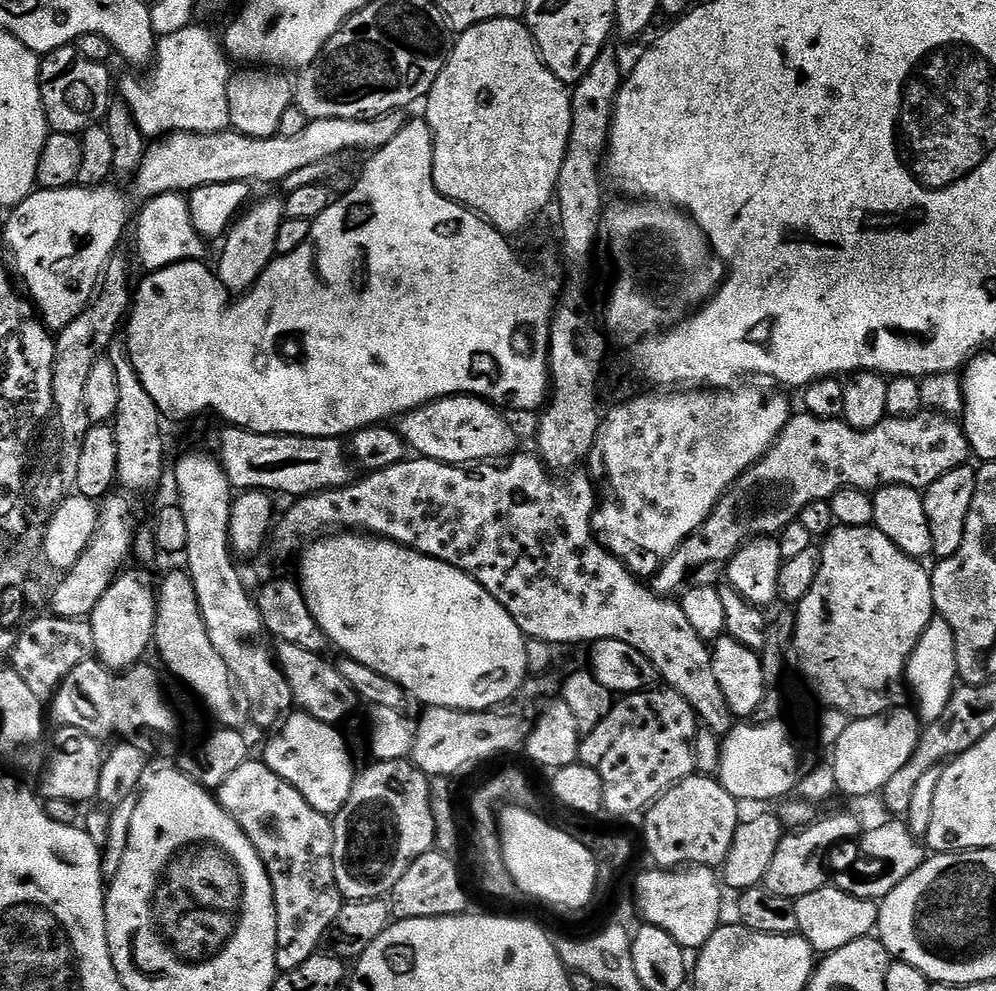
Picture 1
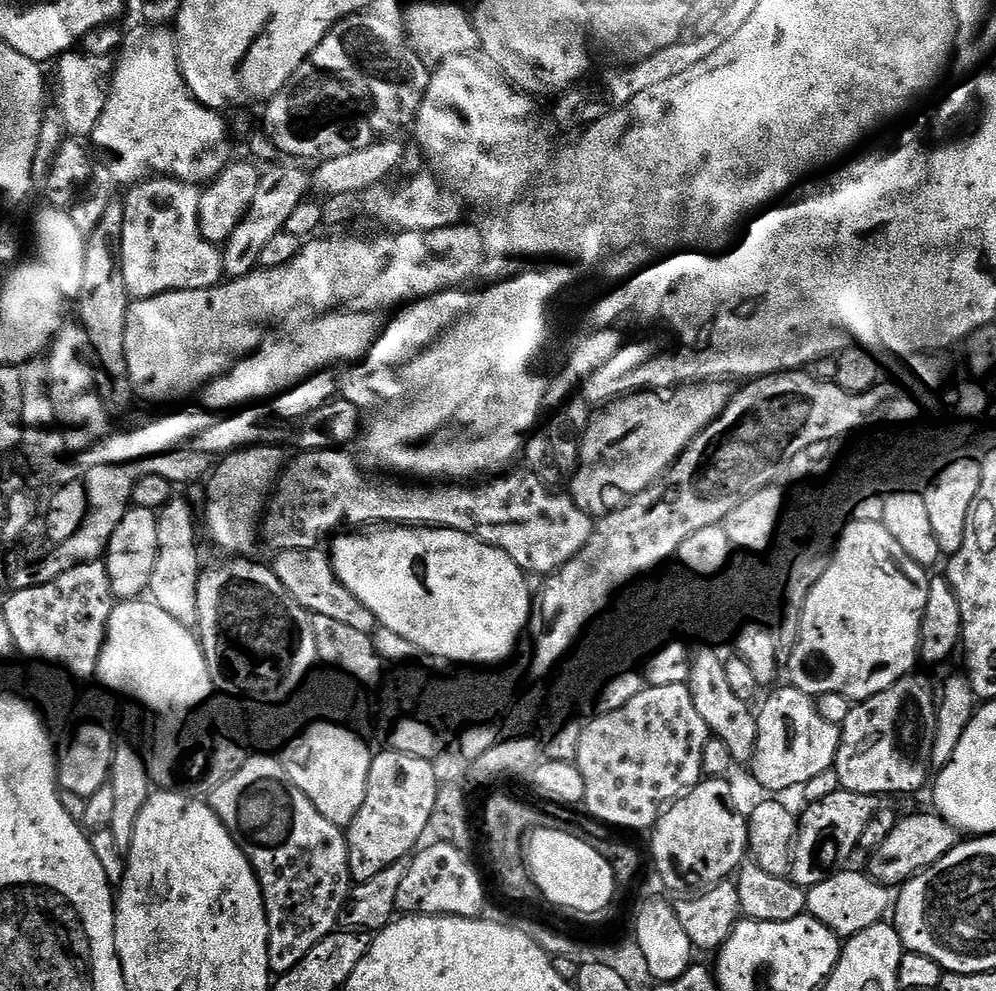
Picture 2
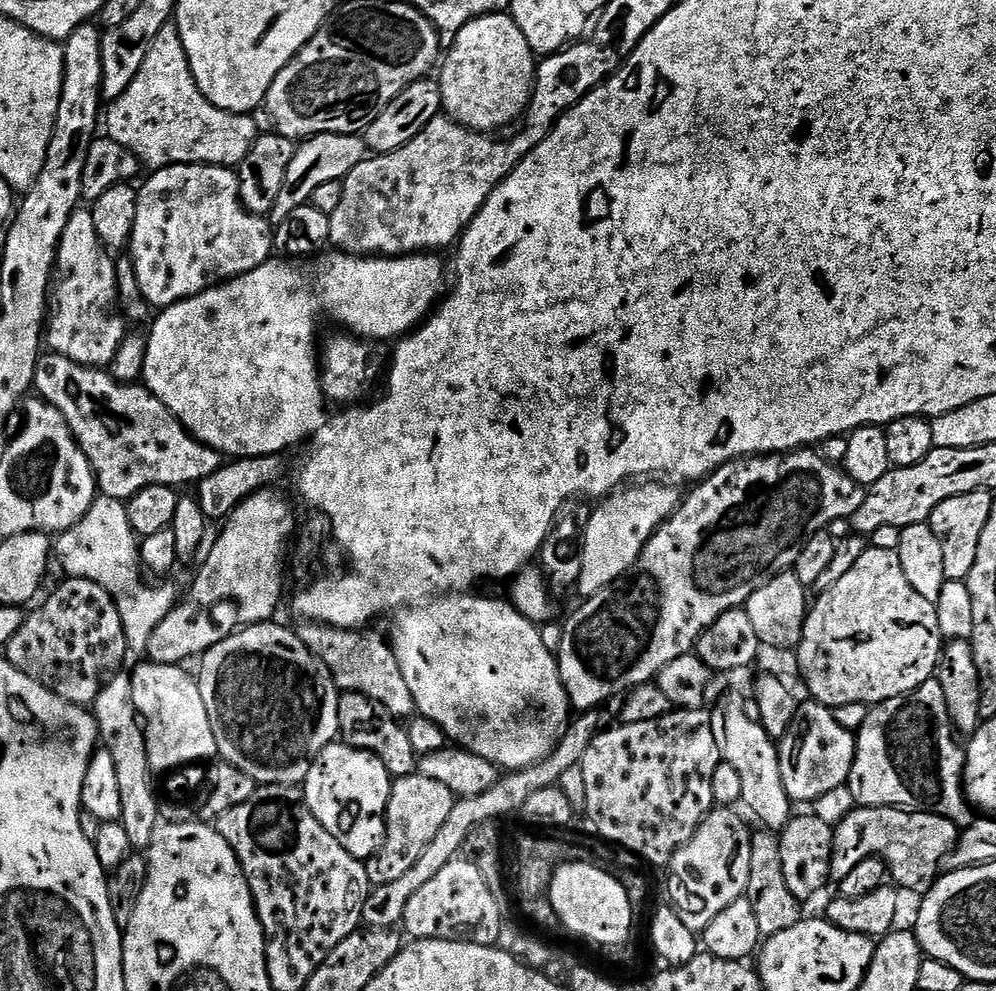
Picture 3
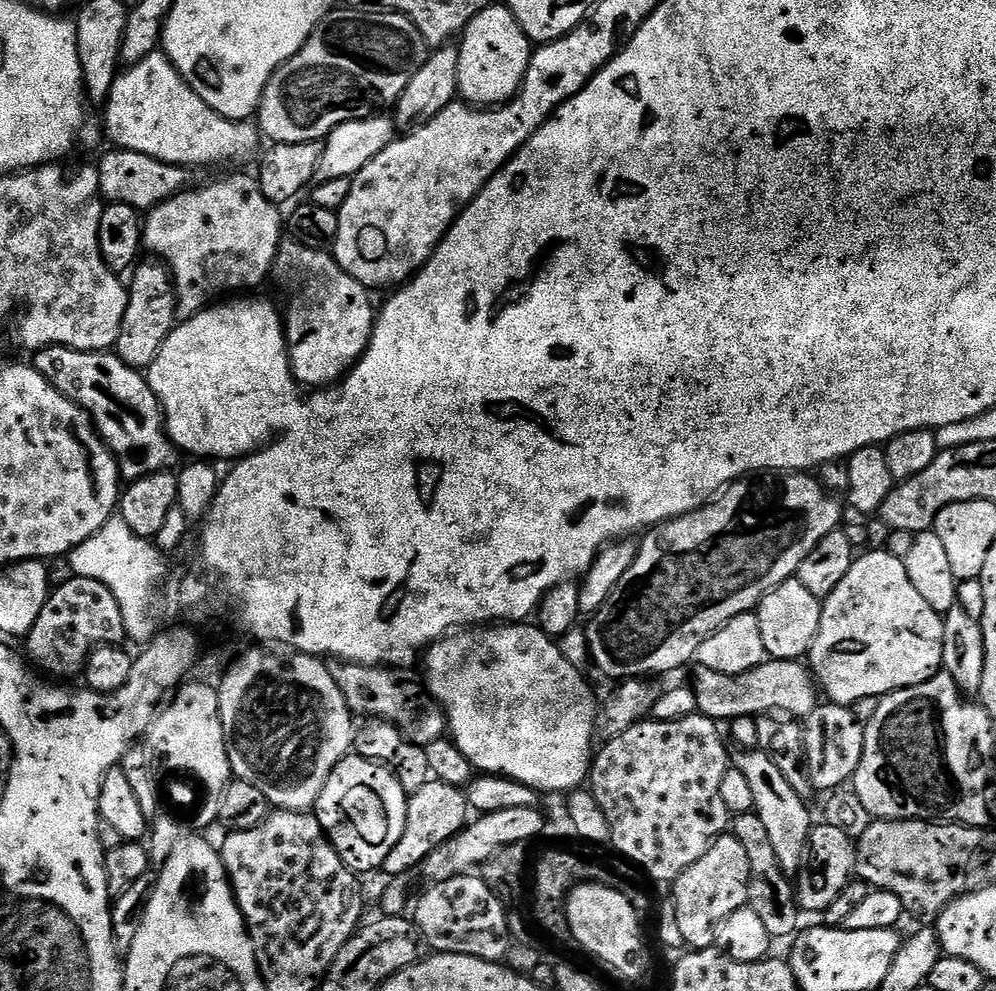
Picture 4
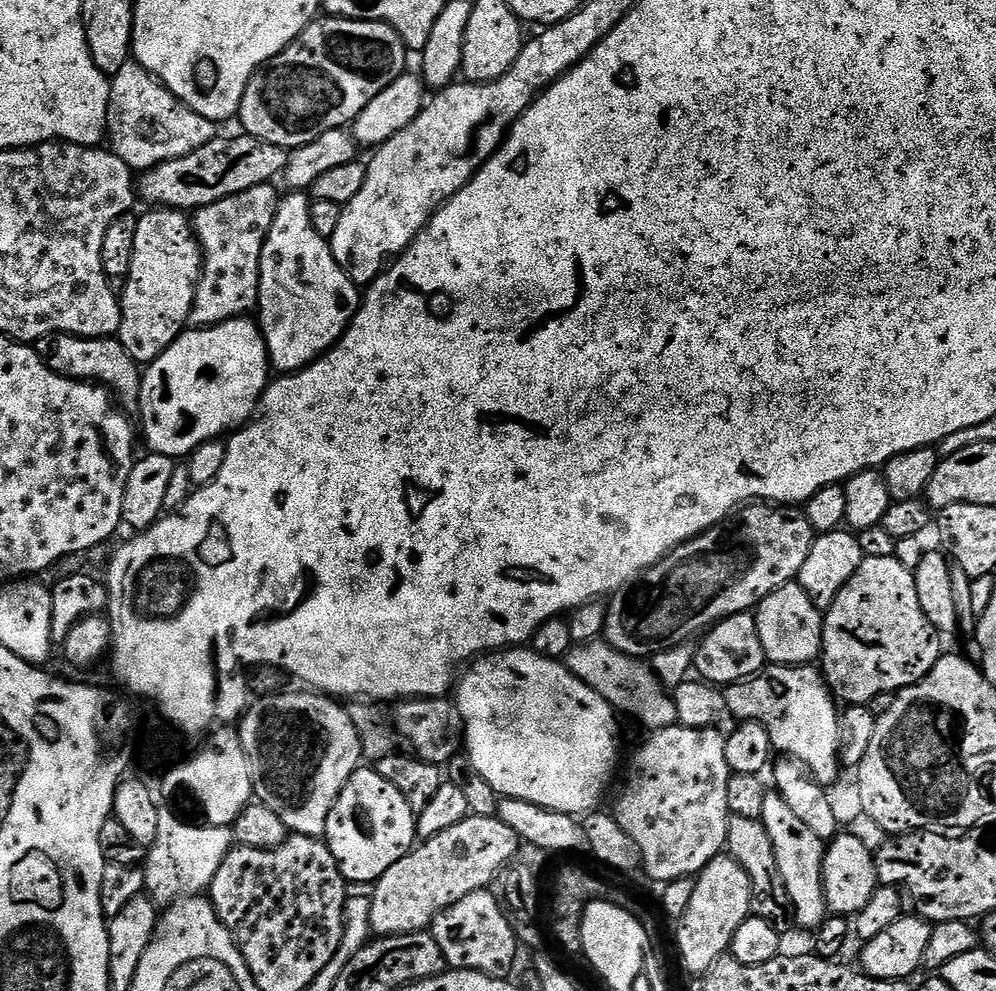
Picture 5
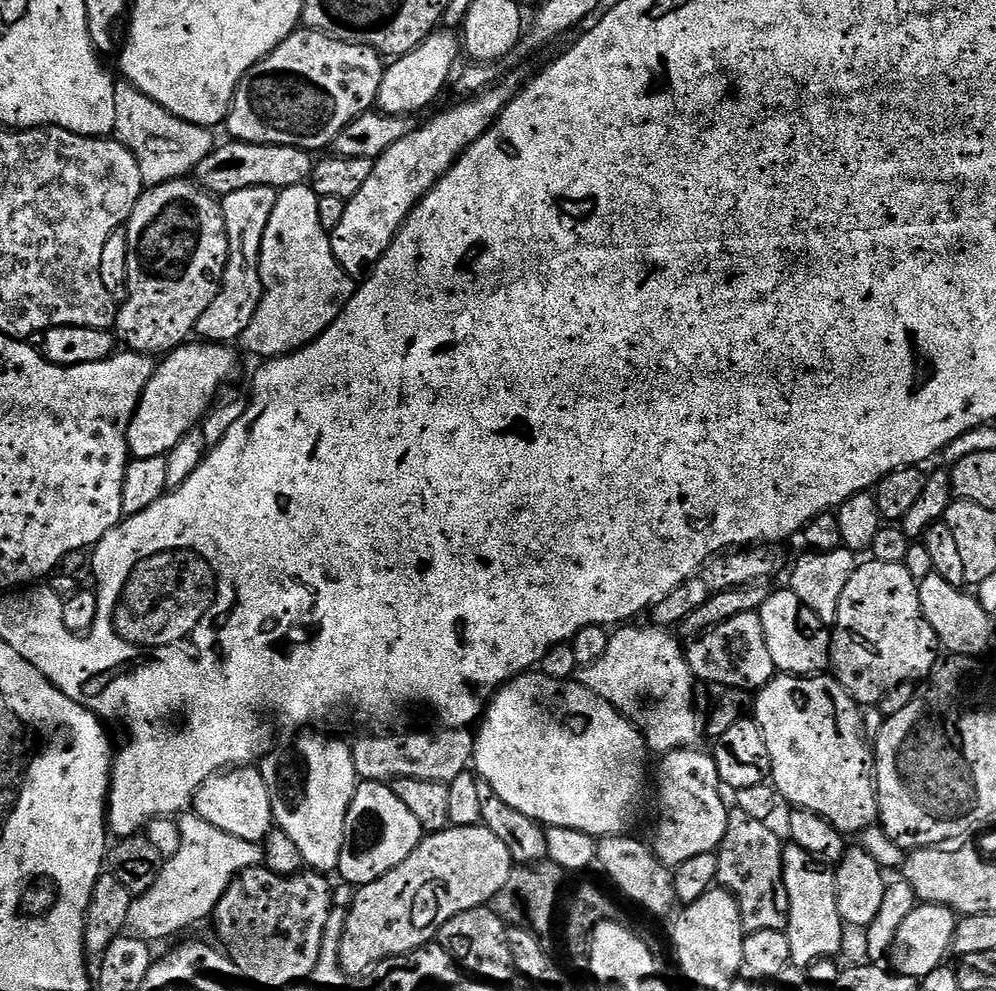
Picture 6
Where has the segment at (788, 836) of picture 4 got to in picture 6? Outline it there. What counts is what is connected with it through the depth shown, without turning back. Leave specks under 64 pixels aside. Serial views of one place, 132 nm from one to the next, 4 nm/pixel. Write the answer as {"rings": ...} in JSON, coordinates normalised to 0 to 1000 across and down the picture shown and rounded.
{"rings":[[[792,851],[787,858],[787,889],[789,902],[793,906],[793,963],[800,978],[810,978],[821,968],[842,966],[847,953],[849,933],[841,922],[839,901],[839,878],[826,868],[820,868],[814,861],[798,851]]]}

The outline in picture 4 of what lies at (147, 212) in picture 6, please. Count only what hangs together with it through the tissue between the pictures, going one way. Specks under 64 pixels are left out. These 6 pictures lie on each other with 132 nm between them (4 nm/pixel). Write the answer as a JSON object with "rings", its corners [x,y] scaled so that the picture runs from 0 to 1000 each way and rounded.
{"rings":[[[142,265],[132,275],[132,279],[134,277],[133,287],[131,283],[128,288],[127,317],[123,318],[122,332],[119,333],[118,345],[114,352],[128,368],[138,373],[148,372],[153,367],[163,345],[173,335],[179,321],[177,292],[173,290],[170,275],[164,265],[153,265],[157,266],[143,267],[144,265]]]}

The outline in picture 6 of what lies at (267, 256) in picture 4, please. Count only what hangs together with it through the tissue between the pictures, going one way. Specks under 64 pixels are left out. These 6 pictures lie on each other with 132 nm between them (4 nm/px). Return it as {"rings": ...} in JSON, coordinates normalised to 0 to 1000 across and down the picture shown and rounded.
{"rings":[[[251,188],[224,199],[221,211],[227,224],[229,259],[219,297],[215,305],[207,309],[207,317],[203,317],[197,327],[195,335],[202,344],[215,347],[237,345],[247,329],[251,329],[251,321],[255,321],[265,296],[261,280],[263,236],[267,236],[267,224],[271,224],[271,216],[275,216],[278,197],[278,191],[271,188]]]}

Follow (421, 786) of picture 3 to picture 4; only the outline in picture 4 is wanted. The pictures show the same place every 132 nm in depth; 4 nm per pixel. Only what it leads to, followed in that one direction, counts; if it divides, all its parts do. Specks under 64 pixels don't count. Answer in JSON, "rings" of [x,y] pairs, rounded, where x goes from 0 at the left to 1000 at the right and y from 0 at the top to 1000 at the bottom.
{"rings":[[[437,785],[431,786],[422,797],[410,804],[408,834],[404,838],[404,846],[400,846],[400,854],[396,854],[392,862],[388,862],[385,883],[390,883],[390,886],[402,886],[410,882],[406,880],[412,879],[413,876],[421,877],[437,856],[442,856],[455,844],[459,844],[471,827],[472,814],[469,802],[461,794],[446,791]]]}

